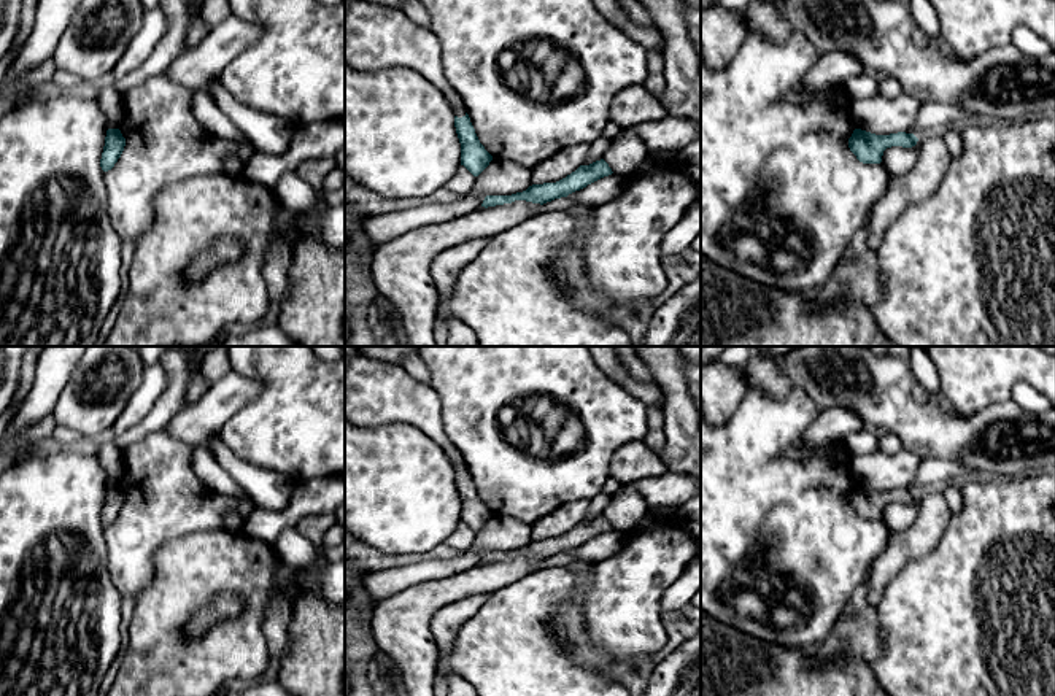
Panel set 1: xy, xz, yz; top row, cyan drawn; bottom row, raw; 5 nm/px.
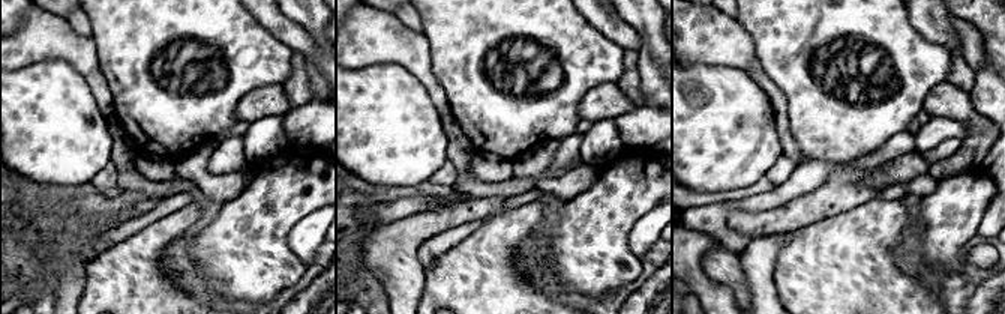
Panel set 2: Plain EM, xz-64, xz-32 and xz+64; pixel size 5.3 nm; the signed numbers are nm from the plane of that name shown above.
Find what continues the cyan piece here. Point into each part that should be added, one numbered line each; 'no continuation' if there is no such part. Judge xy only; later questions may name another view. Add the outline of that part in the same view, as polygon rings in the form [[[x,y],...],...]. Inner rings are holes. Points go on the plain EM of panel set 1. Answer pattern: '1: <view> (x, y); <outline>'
no continuation

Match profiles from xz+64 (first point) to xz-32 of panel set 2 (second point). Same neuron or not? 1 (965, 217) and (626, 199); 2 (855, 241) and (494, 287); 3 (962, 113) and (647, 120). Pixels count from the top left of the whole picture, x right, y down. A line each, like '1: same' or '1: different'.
1: same
2: same
3: different

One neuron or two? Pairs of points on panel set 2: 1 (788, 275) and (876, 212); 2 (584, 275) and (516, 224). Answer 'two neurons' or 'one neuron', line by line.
1: one neuron
2: two neurons

